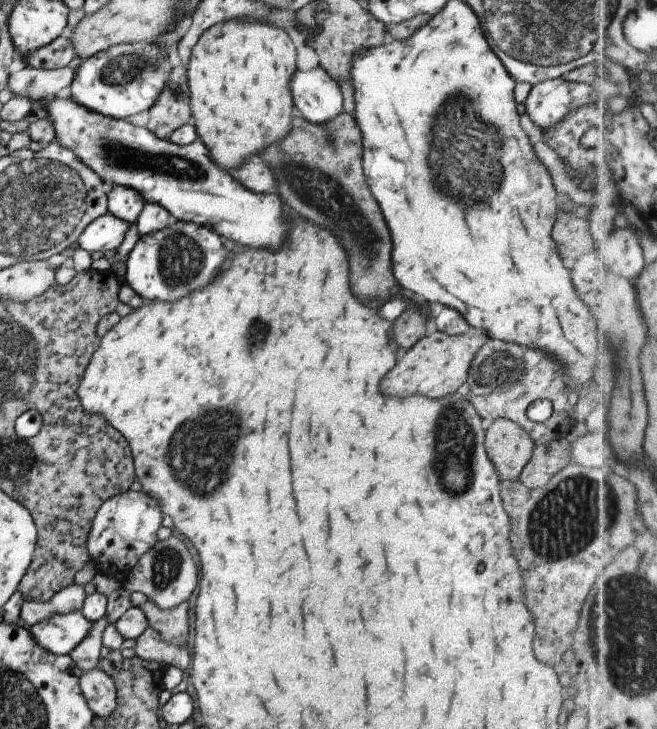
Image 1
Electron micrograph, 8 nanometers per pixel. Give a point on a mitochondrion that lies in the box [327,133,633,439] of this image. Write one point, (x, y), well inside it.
(500, 368)

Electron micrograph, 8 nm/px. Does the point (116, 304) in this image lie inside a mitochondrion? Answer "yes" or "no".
no

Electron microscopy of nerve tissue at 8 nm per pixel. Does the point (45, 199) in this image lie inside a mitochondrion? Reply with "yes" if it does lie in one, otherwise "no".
yes

